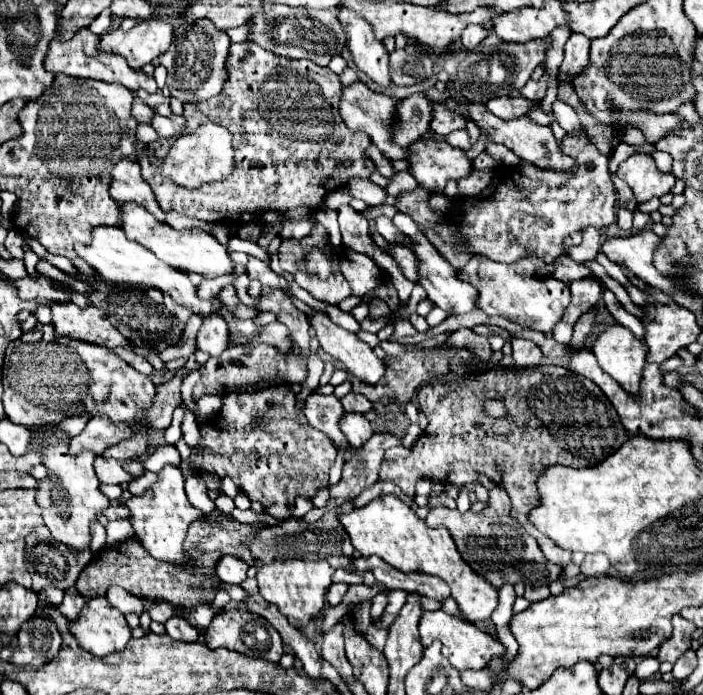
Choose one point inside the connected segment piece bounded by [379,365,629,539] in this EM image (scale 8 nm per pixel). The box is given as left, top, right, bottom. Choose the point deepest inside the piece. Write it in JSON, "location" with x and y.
{"location":[555,416]}

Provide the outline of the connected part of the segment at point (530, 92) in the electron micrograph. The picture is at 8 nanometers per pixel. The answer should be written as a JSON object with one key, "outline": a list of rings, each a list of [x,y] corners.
{"outline":[[[545,71],[539,81],[533,81],[533,79],[531,79],[531,81],[521,89],[521,95],[527,97],[527,99],[531,99],[531,101],[541,101],[541,99],[545,97],[545,93],[547,93],[549,77],[551,77],[551,75]]]}

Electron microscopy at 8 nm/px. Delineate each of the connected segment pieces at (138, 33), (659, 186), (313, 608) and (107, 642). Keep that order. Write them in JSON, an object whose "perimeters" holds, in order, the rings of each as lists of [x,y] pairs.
{"perimeters":[[[[149,19],[129,31],[111,31],[101,37],[101,49],[123,55],[133,69],[141,69],[155,57],[163,55],[173,43],[173,27],[165,21]]],[[[635,153],[625,159],[619,165],[617,175],[631,187],[637,203],[645,203],[653,197],[663,197],[675,185],[675,177],[671,173],[661,173],[655,167],[655,159],[645,153]]],[[[289,559],[289,561],[273,561],[271,565],[263,565],[257,571],[257,583],[259,583],[259,593],[267,603],[273,603],[279,607],[279,611],[287,617],[287,621],[303,629],[307,627],[319,613],[323,613],[327,605],[327,591],[331,587],[331,575],[335,569],[327,561],[299,561],[299,559]]],[[[95,597],[89,599],[79,615],[79,619],[75,623],[71,623],[69,629],[77,641],[83,645],[83,649],[87,649],[89,653],[97,655],[97,657],[105,657],[109,653],[121,653],[127,649],[127,643],[131,641],[131,627],[125,621],[125,615],[121,611],[117,611],[105,597]]]]}

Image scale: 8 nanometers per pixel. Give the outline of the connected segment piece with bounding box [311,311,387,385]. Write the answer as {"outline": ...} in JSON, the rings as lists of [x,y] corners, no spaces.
{"outline":[[[315,313],[311,325],[317,331],[319,345],[337,361],[345,365],[345,369],[359,381],[367,385],[377,385],[379,379],[385,375],[385,363],[377,359],[373,349],[357,339],[355,333],[349,333],[331,323],[325,313]]]}

